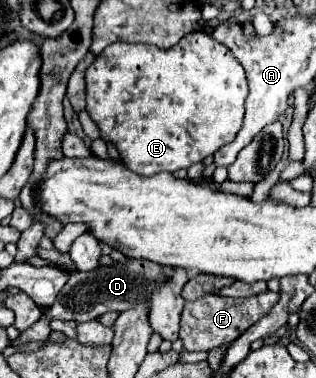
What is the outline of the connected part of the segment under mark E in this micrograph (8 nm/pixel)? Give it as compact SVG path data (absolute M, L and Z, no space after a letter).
M210 31L188 33L172 49L158 49L154 45L114 43L114 45L108 45L100 55L96 55L94 63L86 69L86 111L98 123L98 127L102 131L102 139L104 141L112 141L116 145L120 157L122 157L122 161L128 165L128 169L132 169L138 175L154 175L154 173L160 173L160 171L174 173L174 171L178 171L182 167L188 169L190 165L200 163L208 155L214 155L222 145L230 143L236 137L236 133L240 131L242 117L244 117L244 99L246 99L246 95L248 95L248 85L246 85L246 73L244 73L242 65L230 53L230 49L224 49L222 43L214 41Z

